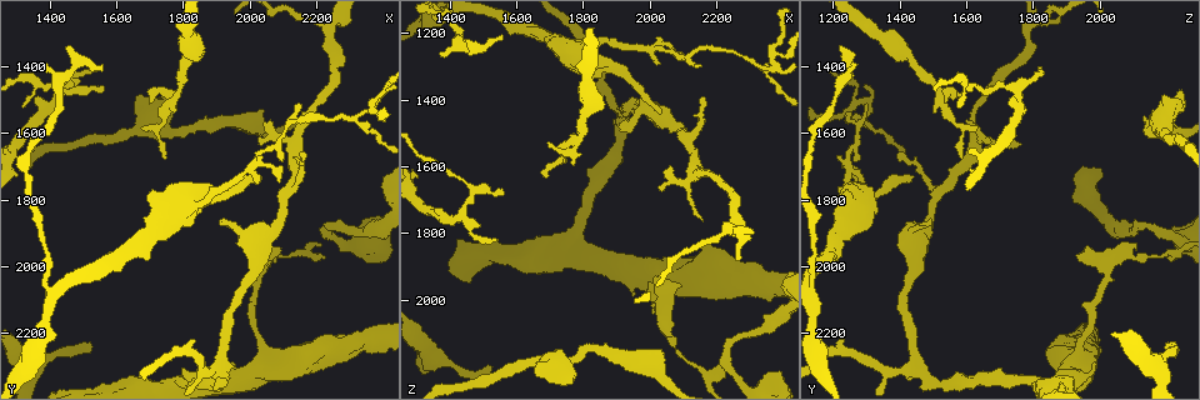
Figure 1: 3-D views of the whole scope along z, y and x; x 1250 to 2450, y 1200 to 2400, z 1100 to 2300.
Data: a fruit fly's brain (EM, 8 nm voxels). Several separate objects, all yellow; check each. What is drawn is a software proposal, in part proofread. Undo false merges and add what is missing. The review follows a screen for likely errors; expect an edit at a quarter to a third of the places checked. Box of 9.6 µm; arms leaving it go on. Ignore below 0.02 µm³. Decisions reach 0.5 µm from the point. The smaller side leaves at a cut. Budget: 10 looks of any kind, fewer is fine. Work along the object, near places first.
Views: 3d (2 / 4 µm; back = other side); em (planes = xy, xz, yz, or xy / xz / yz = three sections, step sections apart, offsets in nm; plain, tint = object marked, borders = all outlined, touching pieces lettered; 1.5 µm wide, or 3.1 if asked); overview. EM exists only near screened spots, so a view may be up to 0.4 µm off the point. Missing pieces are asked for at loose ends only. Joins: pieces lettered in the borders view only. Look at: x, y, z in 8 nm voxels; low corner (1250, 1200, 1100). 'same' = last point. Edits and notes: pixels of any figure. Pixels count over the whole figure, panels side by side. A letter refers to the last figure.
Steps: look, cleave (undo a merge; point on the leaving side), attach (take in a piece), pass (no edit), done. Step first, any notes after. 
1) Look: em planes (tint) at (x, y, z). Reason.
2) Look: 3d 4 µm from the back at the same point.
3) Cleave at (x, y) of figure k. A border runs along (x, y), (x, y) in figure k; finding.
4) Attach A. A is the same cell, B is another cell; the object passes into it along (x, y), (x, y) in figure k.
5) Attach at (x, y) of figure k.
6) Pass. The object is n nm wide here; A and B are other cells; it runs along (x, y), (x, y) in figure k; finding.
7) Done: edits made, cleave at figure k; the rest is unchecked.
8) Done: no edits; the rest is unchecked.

Look: 3d 2 µm at (2030, 1730, 1440). Free end.

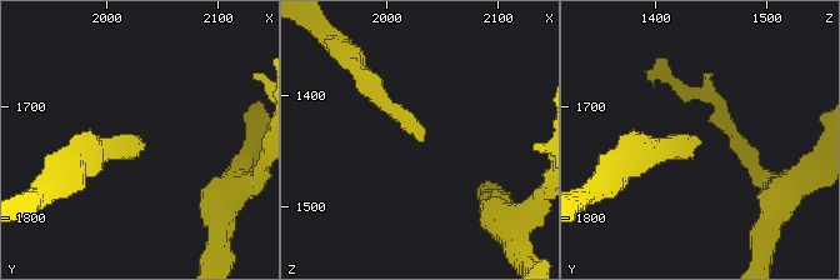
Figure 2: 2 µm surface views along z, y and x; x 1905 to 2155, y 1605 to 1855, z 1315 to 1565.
Look: em xz step 8 (borders) at (2034, 1730, 1440). Need the tissue.

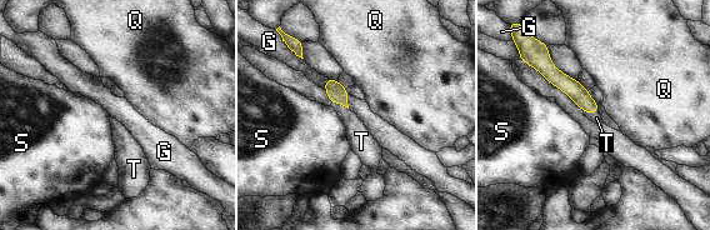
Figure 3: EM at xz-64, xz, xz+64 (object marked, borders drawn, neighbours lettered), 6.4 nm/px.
Attach T. The longest contact is with T, 120 nm; T is the same cell, G, Q and S are other cells; the object passes into it along (336, 93), (340, 104), (359, 138) in figure 3; it goes on there.

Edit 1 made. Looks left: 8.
Look: overview. Redraw.

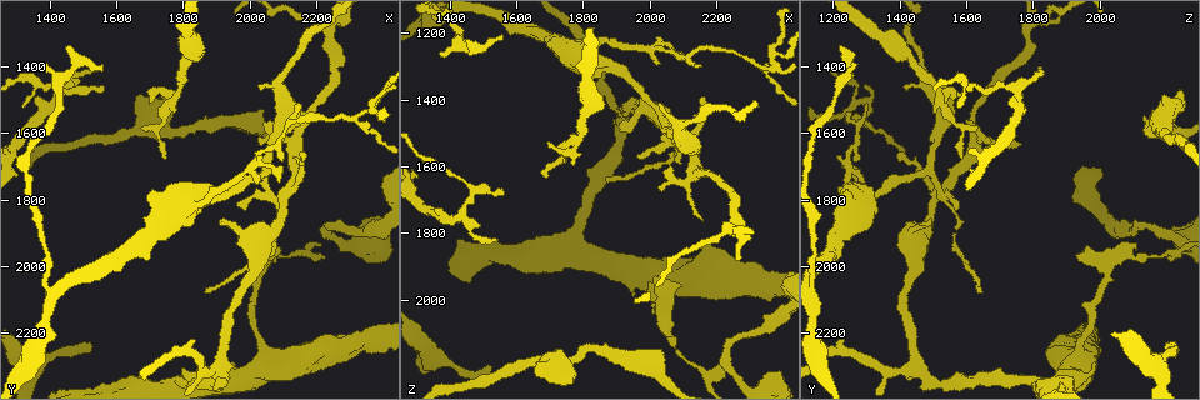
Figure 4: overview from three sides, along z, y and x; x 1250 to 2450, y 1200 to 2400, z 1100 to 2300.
Look: 3d 4 µm from the back at (1680, 1580, 1620). Thin end.

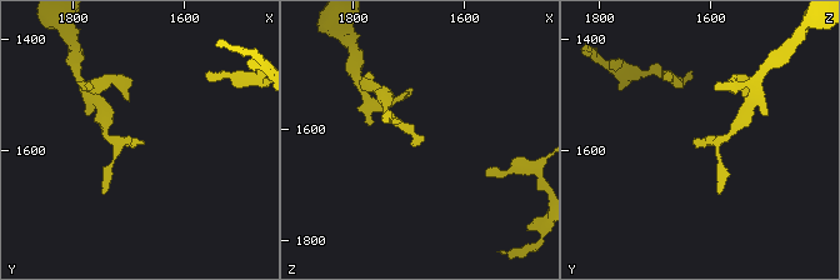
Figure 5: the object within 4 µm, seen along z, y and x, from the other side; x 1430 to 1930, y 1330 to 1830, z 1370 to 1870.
Look: em planes (borders) at (1670, 1585, 1620). Now the EM.

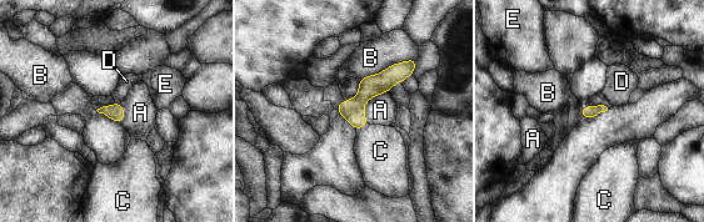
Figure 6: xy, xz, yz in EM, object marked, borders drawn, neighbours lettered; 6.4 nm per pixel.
Pass. The object is 80 nm wide here; A, B, C, D and E are other cells; a border runs along (115, 101), (120, 104) in figure 6; none of them fits.

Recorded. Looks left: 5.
Look: em yz step 4 (borders) at (1920, 2280, 1460). Thin neck.

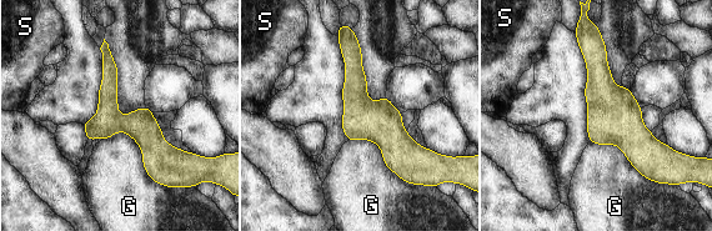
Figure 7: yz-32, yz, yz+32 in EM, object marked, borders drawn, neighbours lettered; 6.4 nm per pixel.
Look: em planes (borders) at the same point.

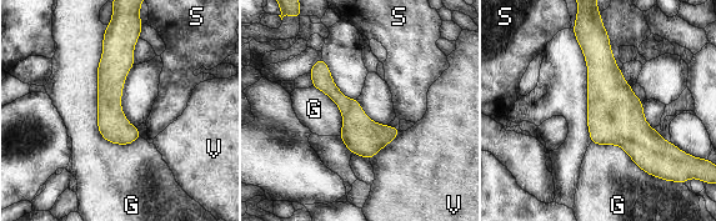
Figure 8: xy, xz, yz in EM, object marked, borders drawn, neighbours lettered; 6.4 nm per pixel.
Pass. G, S and V are other cells; it runs along (592, 6), (630, 150) in figure 8; all the same cell.

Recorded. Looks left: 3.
Done: edits made, attach at figure 3; the rest is unchecked.

